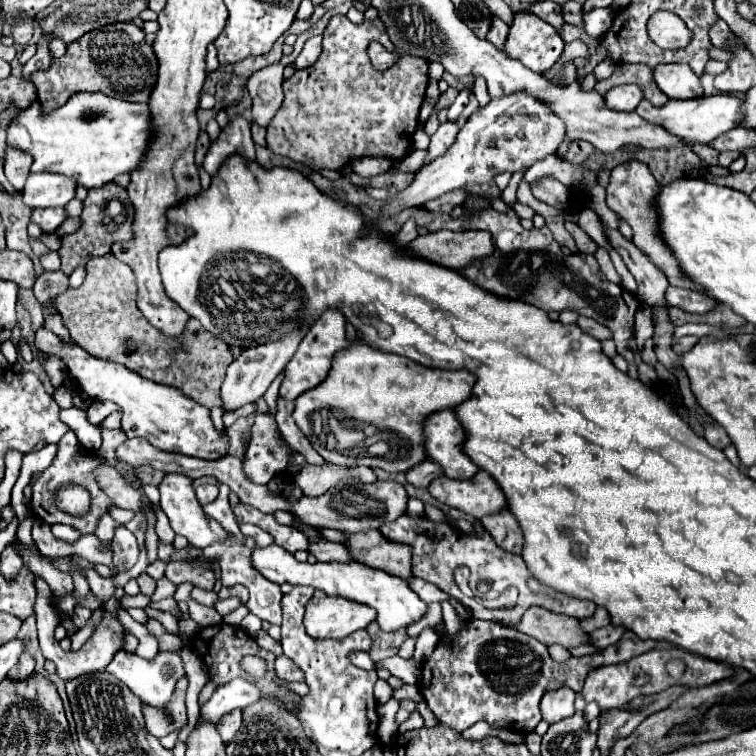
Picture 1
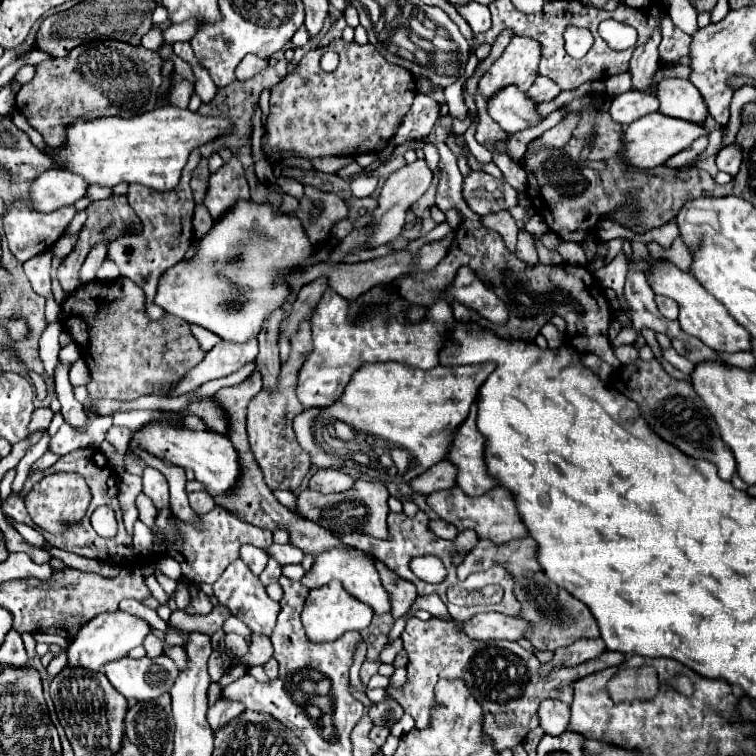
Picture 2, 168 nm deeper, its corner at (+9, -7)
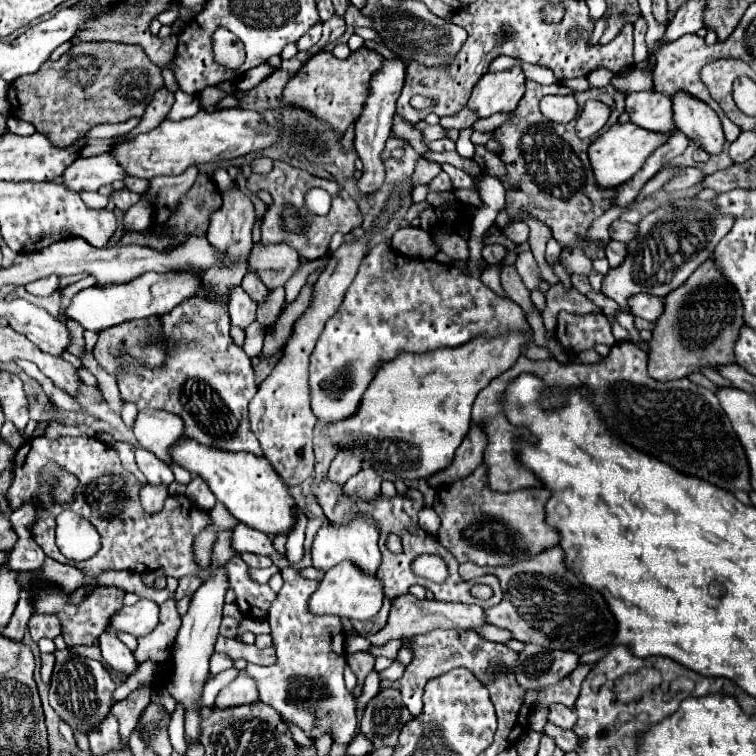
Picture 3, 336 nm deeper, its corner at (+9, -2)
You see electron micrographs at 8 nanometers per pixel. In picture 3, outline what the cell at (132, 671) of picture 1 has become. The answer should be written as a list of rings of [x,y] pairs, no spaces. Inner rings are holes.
[[[99,636],[99,648],[101,648],[101,656],[103,662],[109,664],[115,672],[131,676],[137,672],[139,664],[135,660],[135,656],[131,654],[131,650],[115,636]]]

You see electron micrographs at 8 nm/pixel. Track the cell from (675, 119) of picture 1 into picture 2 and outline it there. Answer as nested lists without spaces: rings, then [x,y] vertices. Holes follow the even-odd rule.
[[[651,113],[641,117],[639,121],[631,123],[625,133],[623,133],[623,151],[621,151],[621,161],[629,167],[637,169],[653,169],[657,165],[663,165],[671,155],[679,153],[681,149],[687,149],[697,137],[707,135],[707,129],[703,125],[693,125],[689,121],[673,119],[661,113]]]

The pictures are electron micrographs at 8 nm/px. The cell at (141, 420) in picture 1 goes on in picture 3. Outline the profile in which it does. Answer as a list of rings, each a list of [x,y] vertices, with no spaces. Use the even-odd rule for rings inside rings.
[[[179,438],[171,444],[171,458],[193,476],[201,476],[209,484],[215,498],[223,502],[239,522],[249,524],[265,534],[287,534],[291,530],[295,500],[263,456],[249,452],[223,452],[193,438]]]

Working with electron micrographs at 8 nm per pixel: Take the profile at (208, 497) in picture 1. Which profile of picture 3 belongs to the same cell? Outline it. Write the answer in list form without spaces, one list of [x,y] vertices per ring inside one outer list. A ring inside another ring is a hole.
[[[199,476],[193,478],[193,480],[187,484],[185,496],[187,496],[189,500],[193,500],[193,504],[197,504],[197,506],[203,508],[203,510],[211,510],[213,504],[215,504],[213,492],[209,490],[209,486],[207,486]]]

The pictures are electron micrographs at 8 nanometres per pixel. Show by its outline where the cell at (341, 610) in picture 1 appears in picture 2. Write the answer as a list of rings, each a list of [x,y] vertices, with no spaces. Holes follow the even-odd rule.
[[[331,581],[329,585],[311,589],[311,593],[305,601],[301,619],[303,619],[303,627],[307,631],[307,637],[311,641],[335,641],[347,631],[361,631],[361,629],[369,627],[369,623],[373,619],[373,609],[369,609],[369,605],[365,605],[363,601],[349,597],[349,593],[345,593],[345,589],[339,581]]]

